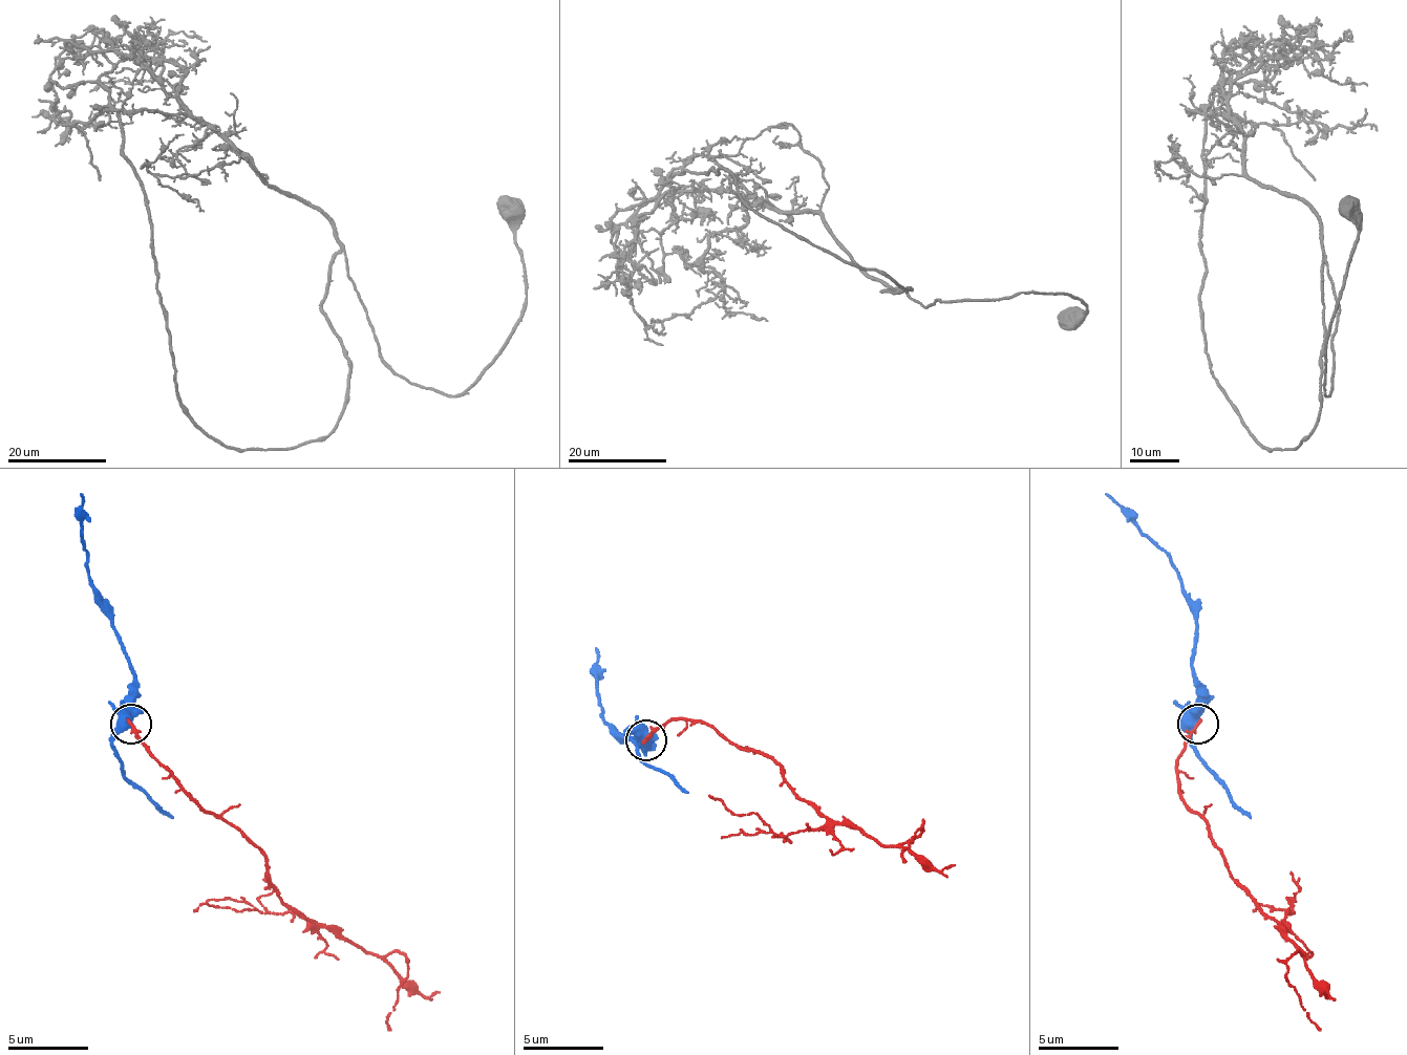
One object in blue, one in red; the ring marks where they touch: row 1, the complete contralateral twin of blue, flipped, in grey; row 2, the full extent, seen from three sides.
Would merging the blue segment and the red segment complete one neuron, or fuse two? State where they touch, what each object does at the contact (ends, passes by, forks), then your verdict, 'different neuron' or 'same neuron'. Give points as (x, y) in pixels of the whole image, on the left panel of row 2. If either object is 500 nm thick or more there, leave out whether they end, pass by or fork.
at (131, 724); different neuron

